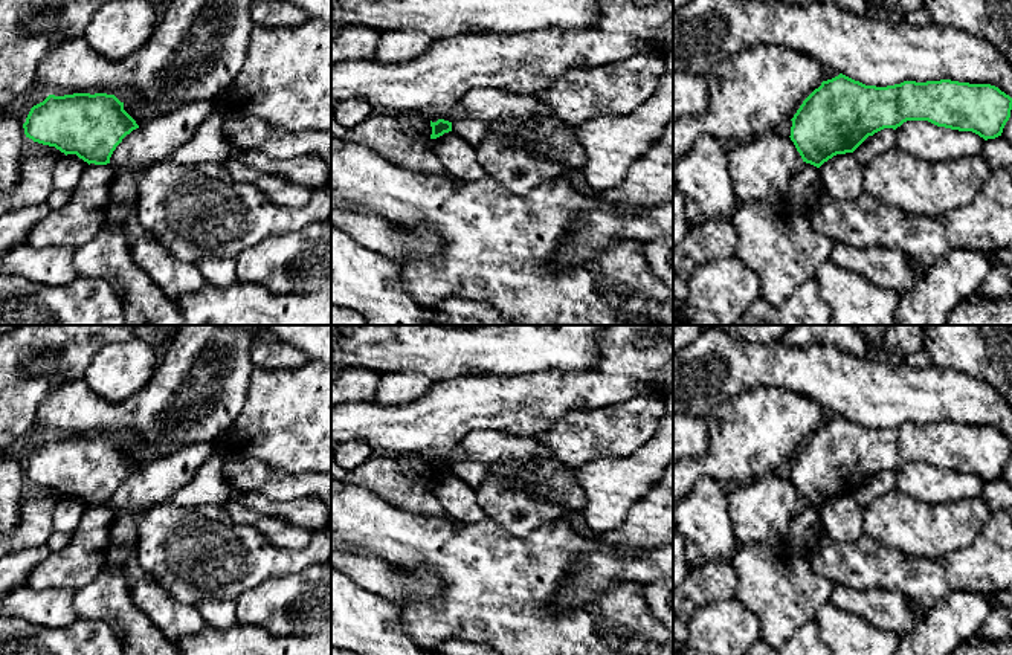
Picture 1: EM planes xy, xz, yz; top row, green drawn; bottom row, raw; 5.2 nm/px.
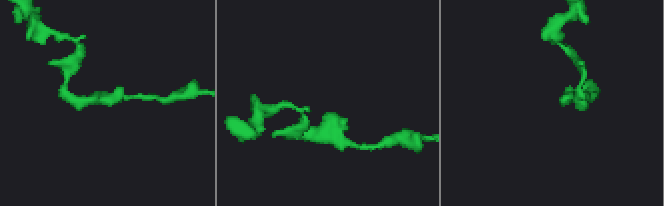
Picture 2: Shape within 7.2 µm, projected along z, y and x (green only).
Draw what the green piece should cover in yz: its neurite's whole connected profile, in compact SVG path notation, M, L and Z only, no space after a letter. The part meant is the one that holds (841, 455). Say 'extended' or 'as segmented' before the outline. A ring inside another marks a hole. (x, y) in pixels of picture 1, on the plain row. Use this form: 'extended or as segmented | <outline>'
as segmented | M843 415L823 423L794 457L791 482L803 504L820 510L836 496L853 495L869 478L884 472L896 472L907 463L928 463L937 469L972 473L988 481L1001 478L1010 460L1012 440L991 426L969 426L951 421L904 423L876 429L865 428Z

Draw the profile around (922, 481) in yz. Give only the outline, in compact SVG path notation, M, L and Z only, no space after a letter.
M907 463L894 472L894 489L930 505L981 495L986 482L972 473L937 469L928 463Z

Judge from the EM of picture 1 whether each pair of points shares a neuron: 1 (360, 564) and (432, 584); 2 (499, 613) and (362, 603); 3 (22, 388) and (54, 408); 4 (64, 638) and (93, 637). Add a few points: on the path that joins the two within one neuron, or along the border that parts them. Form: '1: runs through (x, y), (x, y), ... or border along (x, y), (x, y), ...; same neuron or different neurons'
1: runs through (379, 577), (393, 584), (414, 584); same neuron
2: border along (394, 603), (402, 626), (411, 637); different neurons
3: border along (72, 380), (48, 394), (32, 426); different neurons
4: runs through (72, 638), (86, 638); same neuron

